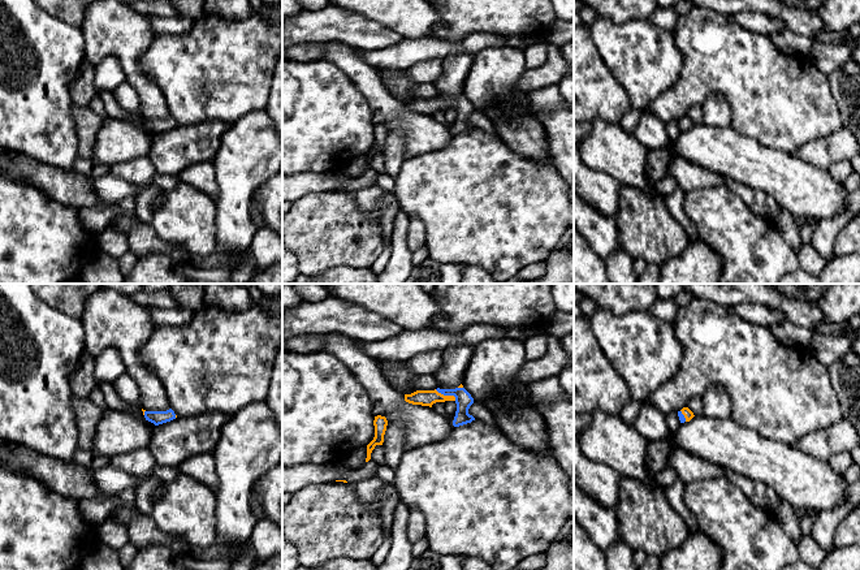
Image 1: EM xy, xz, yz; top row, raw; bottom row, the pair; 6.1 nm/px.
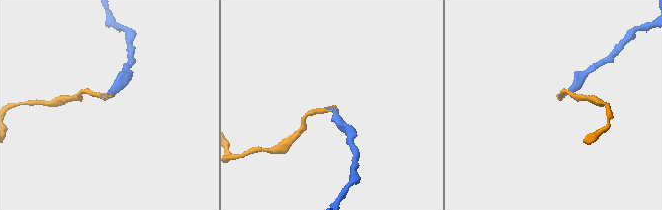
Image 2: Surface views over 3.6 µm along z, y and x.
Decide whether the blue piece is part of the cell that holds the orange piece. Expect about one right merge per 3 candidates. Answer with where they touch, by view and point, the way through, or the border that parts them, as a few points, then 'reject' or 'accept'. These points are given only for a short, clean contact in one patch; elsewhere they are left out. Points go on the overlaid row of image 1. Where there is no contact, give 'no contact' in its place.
xz (446, 396) | across xz (420, 397), (446, 396), (459, 396), (463, 400) | accept

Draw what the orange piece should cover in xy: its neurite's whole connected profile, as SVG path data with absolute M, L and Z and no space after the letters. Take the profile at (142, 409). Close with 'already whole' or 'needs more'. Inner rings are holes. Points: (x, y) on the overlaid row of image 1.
M142 409L142 411L143 411L146 420L154 423L155 426L176 419L176 414L172 409L167 411L146 411Z | needs more

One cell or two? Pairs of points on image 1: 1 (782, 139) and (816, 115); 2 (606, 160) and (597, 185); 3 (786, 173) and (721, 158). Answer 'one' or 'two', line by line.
1: one
2: two
3: one

